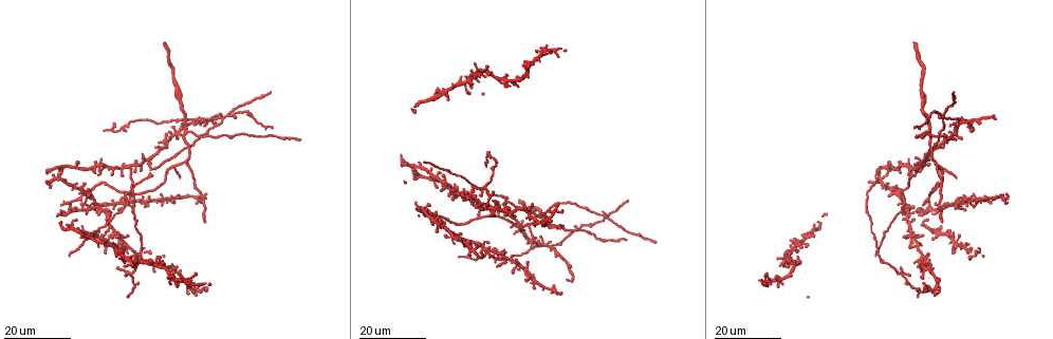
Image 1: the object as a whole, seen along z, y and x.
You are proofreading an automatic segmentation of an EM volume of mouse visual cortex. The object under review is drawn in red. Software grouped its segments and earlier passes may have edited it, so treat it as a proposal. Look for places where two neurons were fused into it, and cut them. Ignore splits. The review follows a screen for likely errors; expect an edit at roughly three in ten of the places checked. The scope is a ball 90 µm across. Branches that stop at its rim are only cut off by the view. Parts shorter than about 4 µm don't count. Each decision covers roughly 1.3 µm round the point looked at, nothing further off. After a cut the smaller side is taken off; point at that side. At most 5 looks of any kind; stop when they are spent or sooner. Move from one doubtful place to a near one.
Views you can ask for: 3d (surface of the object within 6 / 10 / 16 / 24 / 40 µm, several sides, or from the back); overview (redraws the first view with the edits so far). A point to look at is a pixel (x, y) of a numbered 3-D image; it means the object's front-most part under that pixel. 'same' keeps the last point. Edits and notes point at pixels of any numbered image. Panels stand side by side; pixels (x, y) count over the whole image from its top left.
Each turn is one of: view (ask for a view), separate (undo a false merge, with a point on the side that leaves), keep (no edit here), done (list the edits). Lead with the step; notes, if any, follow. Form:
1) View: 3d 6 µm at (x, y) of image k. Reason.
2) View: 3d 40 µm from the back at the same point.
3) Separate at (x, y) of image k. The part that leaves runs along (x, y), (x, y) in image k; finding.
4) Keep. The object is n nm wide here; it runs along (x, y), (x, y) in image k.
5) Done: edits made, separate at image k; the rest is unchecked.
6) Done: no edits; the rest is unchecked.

View: 3d 16 µm at (930, 147) of image 1.

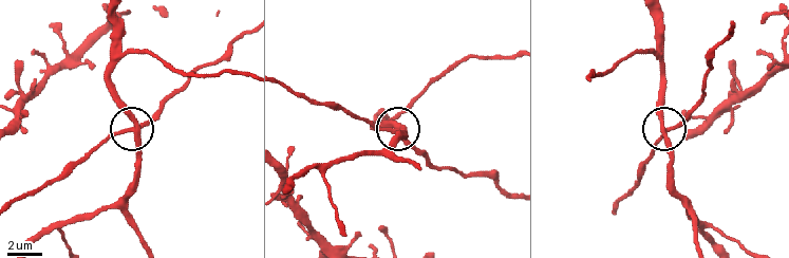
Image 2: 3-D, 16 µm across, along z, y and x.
View: 3d 10 µm at (134, 129) of image 2.

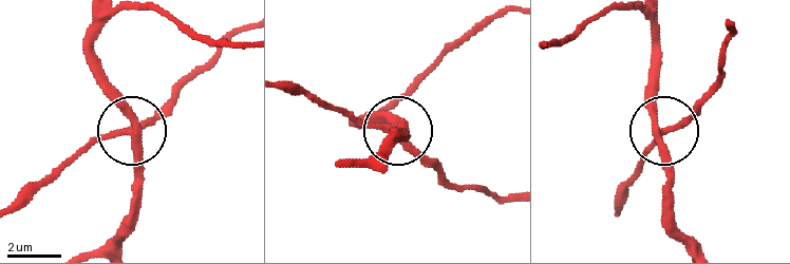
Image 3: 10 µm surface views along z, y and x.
Separate at (117, 97) of image 3. The part that leaves runs along (132, 131), (132, 211), (98, 245) in image 3; two neurons meet here.

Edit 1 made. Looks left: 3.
View: 3d 16 µm at (224, 117) of image 1. Looks like a crossing.

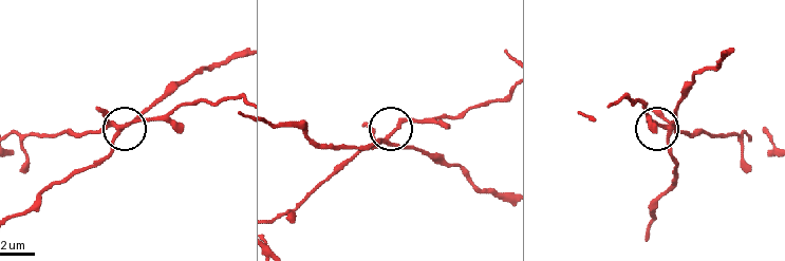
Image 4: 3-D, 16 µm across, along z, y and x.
View: 3d 10 µm at (669, 132) of image 4. Closer look.

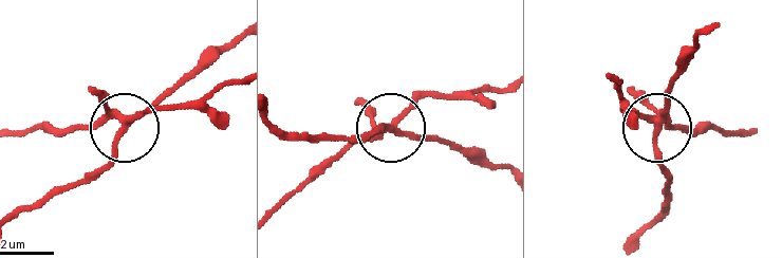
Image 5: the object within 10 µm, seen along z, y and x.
Separate at (420, 97) of image 5. The part that leaves runs along (122, 124), (104, 116), (62, 130), (8, 130) in image 5; a second neuron is stuck on.

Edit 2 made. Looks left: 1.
Done: edits made, separate at image 3, separate at image 5; the rest is unchecked.

